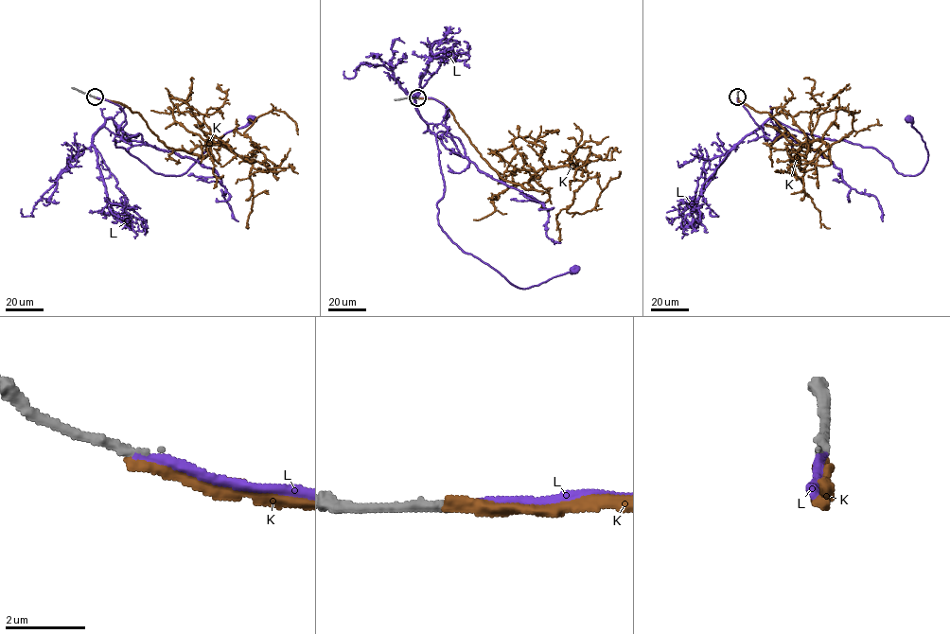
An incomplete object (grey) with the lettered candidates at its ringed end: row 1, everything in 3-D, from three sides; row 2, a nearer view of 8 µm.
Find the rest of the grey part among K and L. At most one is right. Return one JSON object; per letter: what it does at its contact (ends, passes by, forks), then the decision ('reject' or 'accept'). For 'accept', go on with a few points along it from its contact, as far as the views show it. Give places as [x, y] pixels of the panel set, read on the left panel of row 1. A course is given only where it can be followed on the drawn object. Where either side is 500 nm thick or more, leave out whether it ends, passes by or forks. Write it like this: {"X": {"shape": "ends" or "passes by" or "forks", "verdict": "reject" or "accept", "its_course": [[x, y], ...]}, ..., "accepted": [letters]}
{"K": {"shape": "ends", "verdict": "reject"}, "L": {"shape": "ends", "verdict": "accept", "its_course": [[95, 96], [123, 110], [122, 137], [104, 123], [114, 120], [116, 147], [166, 175], [182, 175], [252, 119]]}, "accepted": ["L"]}

